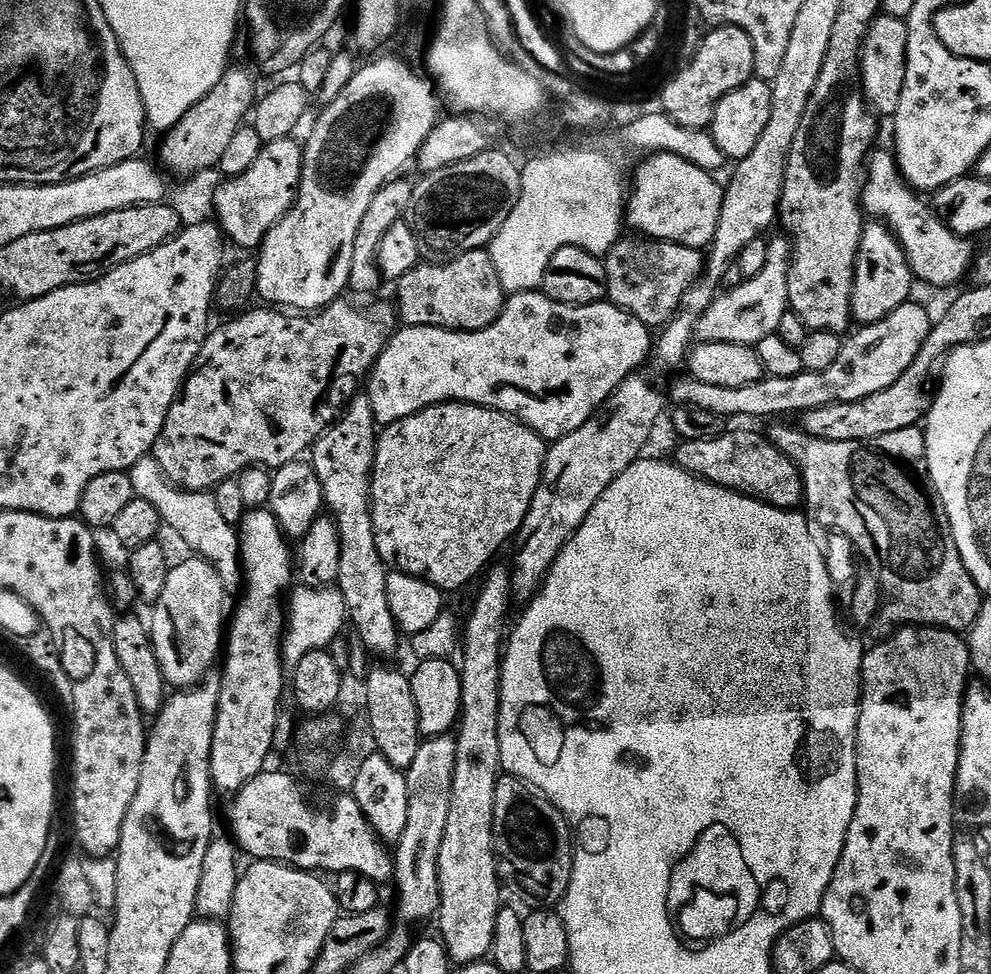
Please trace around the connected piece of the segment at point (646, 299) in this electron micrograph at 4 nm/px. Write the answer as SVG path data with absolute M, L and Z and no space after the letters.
M622 238L603 257L608 279L608 300L629 312L649 329L660 330L675 316L682 298L704 274L706 256L701 249L651 238Z

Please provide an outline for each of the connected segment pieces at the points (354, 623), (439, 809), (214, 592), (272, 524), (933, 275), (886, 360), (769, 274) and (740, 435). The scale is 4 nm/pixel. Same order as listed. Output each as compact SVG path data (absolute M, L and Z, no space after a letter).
M358 394L344 415L312 445L310 463L318 474L318 482L322 482L324 507L338 526L338 538L342 542L342 562L338 566L335 587L340 589L346 602L350 626L374 655L392 656L400 644L402 633L394 614L390 614L390 594L386 594L390 569L378 554L378 542L374 538L372 467L377 439L378 425L370 398L367 394Z
M451 735L425 739L408 768L410 806L406 810L406 830L394 845L394 885L398 904L396 918L404 924L416 924L435 917L440 906L438 854L442 834L446 834L446 817L450 815L450 790L454 786L456 741Z
M197 556L169 569L165 589L153 605L150 631L164 680L169 687L187 690L201 683L221 653L226 626L226 593L216 571Z
M268 508L247 512L238 526L238 535L242 580L246 587L226 628L226 647L222 652L224 676L219 677L220 701L210 758L213 789L227 794L242 790L246 782L265 771L264 763L274 752L276 723L282 711L280 699L284 692L286 696L286 665L282 655L286 608L283 603L280 605L280 599L294 584L293 549L292 552L288 549L290 541Z
M873 151L866 161L864 186L860 193L860 203L873 221L885 224L896 241L902 246L912 275L917 281L928 284L929 289L951 289L960 279L969 275L974 263L974 248L971 239L951 232L943 220L920 200L921 197L904 181L900 167L896 165L891 151Z
M909 302L898 306L898 310L882 318L882 322L857 327L844 340L842 350L838 354L838 362L834 362L834 366L828 367L827 370L803 371L794 378L765 375L764 379L750 386L737 388L706 386L706 382L685 378L673 386L672 396L680 406L710 410L710 414L718 414L725 418L753 416L756 420L764 420L767 416L792 418L788 416L795 417L810 410L828 408L832 404L858 402L862 398L870 398L870 394L886 390L886 386L894 386L894 382L898 382L898 378L902 378L902 374L910 370L914 358L918 358L930 334L932 325L927 307L923 303Z
M781 238L781 240L769 239L766 266L762 266L762 270L757 276L747 277L742 286L717 295L716 299L713 300L710 307L706 310L706 314L702 314L702 318L696 324L695 339L705 344L710 342L730 342L731 344L755 346L758 342L762 342L762 338L773 335L779 329L776 327L783 322L784 315L789 315L790 312L788 307L788 275L791 269L791 243L784 238Z
M729 430L724 435L713 440L703 440L702 442L683 441L679 445L674 456L674 463L682 470L686 470L691 476L699 476L701 480L706 480L710 484L717 484L719 488L729 488L731 492L740 492L743 496L749 496L755 500L760 500L763 504L769 504L775 508L787 508L796 510L801 507L804 498L804 483L800 477L800 471L782 454L782 450L775 448L767 435L756 432L735 432Z

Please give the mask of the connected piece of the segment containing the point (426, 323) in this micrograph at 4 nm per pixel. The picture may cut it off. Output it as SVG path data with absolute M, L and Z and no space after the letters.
M477 250L474 252L461 252L459 256L449 259L447 262L436 262L440 264L427 264L421 262L416 265L414 270L410 270L410 274L406 274L395 285L396 300L398 305L398 316L401 321L409 328L449 328L452 332L480 332L484 328L488 328L496 321L501 314L504 313L506 303L506 293L502 282L498 278L498 270L494 270L494 262L492 261L492 253L488 250Z

